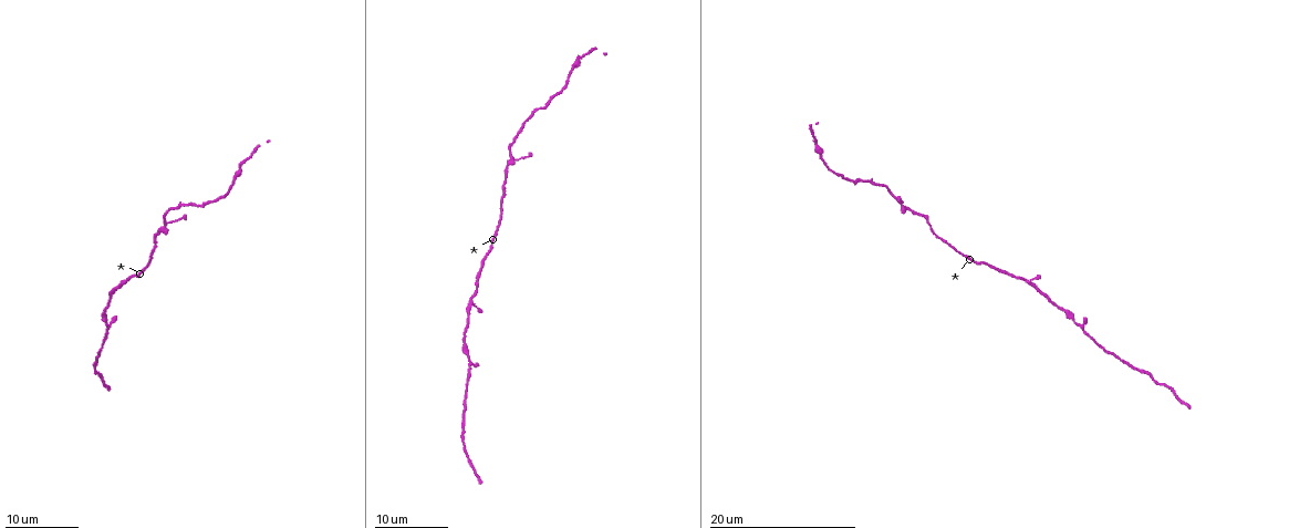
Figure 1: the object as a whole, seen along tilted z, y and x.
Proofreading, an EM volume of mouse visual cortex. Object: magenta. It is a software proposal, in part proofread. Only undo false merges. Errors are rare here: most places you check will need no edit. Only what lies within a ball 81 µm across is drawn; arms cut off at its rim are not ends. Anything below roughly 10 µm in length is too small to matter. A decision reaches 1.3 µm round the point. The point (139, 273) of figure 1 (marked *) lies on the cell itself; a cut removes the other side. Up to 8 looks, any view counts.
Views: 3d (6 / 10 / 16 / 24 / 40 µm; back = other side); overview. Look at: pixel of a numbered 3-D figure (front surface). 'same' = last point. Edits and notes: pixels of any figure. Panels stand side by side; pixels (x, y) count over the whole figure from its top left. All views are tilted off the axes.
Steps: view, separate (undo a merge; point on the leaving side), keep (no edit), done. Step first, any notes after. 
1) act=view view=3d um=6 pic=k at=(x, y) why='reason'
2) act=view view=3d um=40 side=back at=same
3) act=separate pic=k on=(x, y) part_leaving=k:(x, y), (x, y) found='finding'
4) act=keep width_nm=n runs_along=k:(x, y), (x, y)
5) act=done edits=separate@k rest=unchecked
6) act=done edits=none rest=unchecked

act=view view=3d um=16 pic=1 at=(103, 313) why='calibre changes'

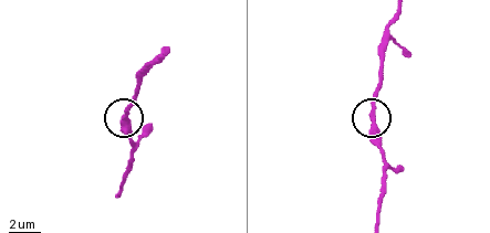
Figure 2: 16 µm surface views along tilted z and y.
act=view view=3d um=10 pic=2 at=(372, 114) why='zoom in'

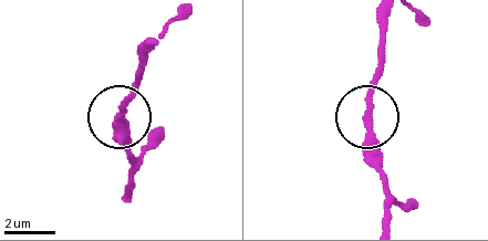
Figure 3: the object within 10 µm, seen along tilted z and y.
act=keep runs_along=3:(388, 17), (382, 67), (369, 96), (379, 175) found='one cell here'

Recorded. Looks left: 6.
act=view view=3d um=16 pic=1 at=(470, 296) why='sudden change in width'

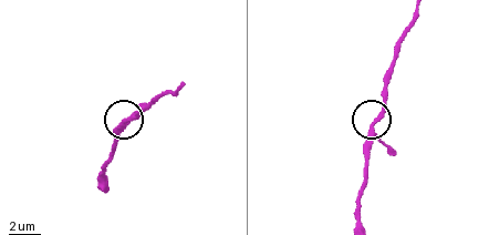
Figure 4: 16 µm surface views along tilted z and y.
act=view view=3d um=10 pic=4 at=(373, 121)

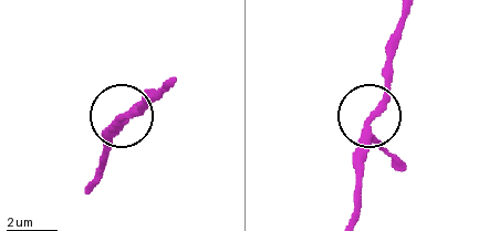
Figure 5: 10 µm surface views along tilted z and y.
act=keep width_nm=200 runs_along=5:(409, 11), (357, 184) found='continuous, no second cell'

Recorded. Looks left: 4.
act=view view=3d um=16 pic=1 at=(512, 155)

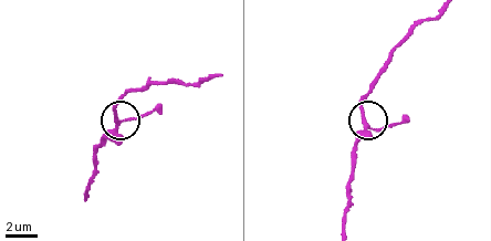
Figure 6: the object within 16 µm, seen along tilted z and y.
act=view view=3d um=6 pic=6 at=(364, 122) why='closer look'

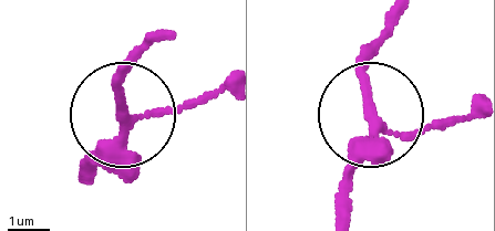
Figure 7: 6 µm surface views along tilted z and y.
act=keep arms=3 runs_along=7:(82, 182), (119, 122), (121, 76), (144, 37) found='all the same cell'

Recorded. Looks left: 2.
act=view view=3d um=24 pic=1 at=(235, 181) why='sudden change in width'

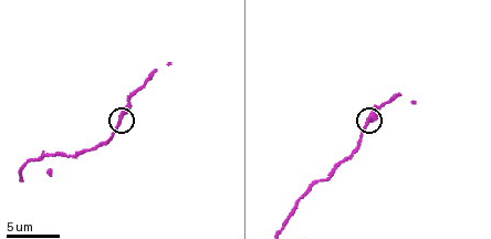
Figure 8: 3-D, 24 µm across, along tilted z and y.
act=view view=3d um=10 pic=8 at=(118, 121)

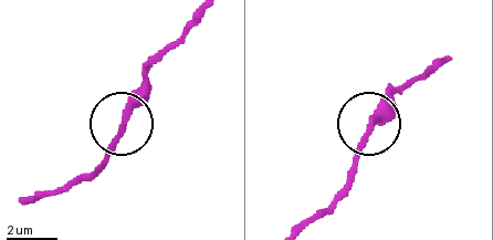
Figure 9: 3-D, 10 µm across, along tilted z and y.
act=keep runs_along=9:(40, 198), (66, 189), (102, 159), (147, 56) found='all the same cell'

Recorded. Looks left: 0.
act=done edits=none rest=unchecked

